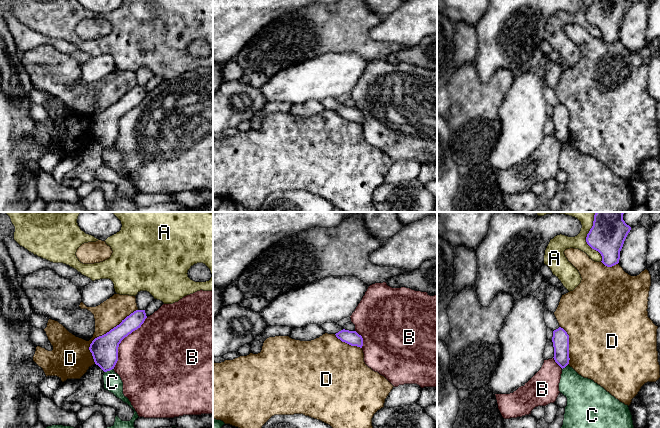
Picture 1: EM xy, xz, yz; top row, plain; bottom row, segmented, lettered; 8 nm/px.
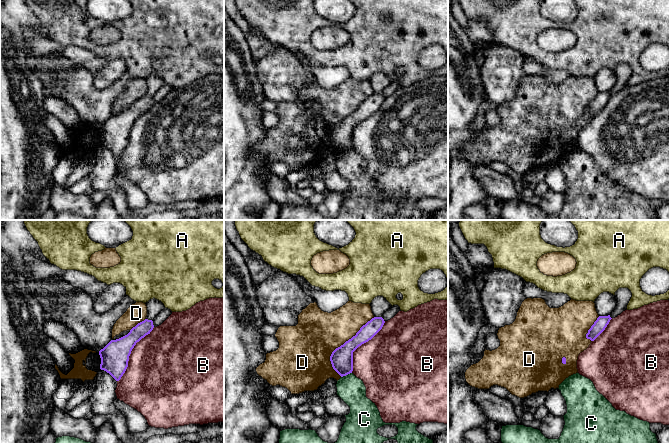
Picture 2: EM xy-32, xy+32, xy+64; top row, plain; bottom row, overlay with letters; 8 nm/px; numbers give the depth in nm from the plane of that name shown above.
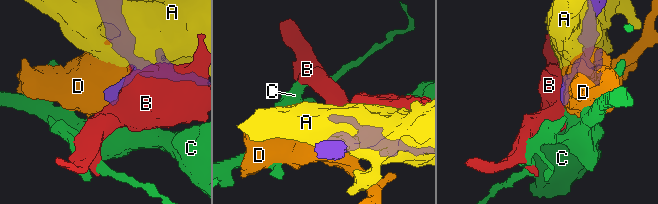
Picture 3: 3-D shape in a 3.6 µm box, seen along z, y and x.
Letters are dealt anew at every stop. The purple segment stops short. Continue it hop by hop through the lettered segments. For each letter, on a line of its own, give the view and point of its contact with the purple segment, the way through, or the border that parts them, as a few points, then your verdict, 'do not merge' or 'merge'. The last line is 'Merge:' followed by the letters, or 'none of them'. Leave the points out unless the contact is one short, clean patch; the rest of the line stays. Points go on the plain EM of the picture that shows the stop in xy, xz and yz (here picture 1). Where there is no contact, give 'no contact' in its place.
A: yz (588, 20) | do not merge
B: xy (121, 116) | do not merge
C: xy (108, 146) | along xy (113, 144), (104, 148) | do not merge
D: xy (104, 110) | do not merge
Merge: none of them

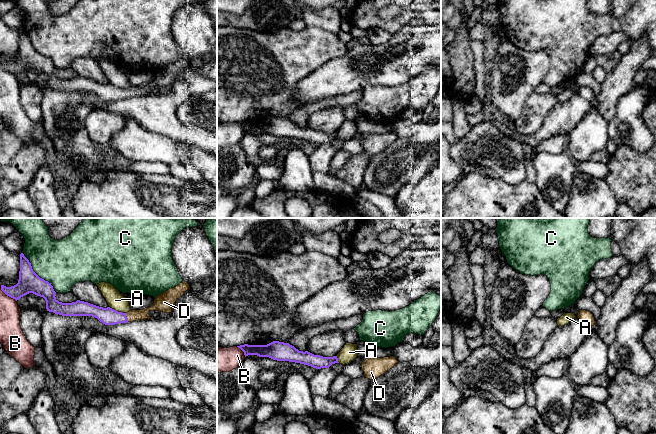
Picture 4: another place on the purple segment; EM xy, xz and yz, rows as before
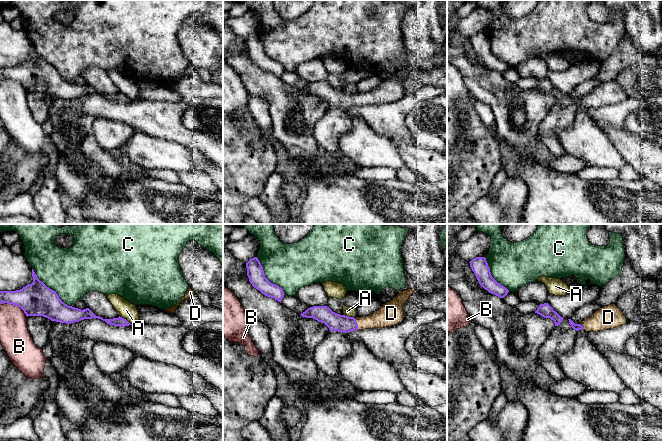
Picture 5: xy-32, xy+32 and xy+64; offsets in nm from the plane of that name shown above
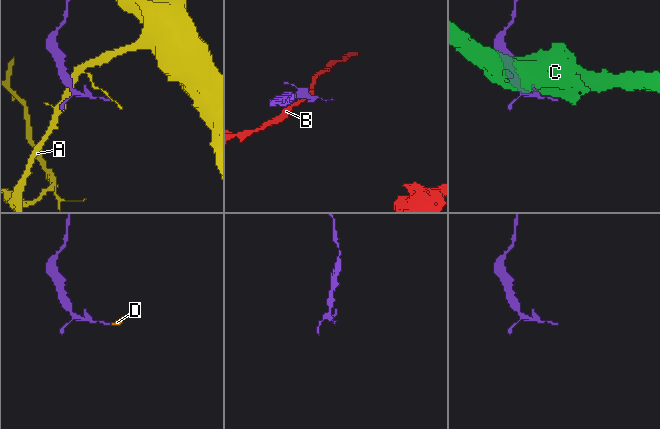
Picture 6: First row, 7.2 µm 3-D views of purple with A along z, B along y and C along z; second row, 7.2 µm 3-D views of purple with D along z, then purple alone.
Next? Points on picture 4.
A: xy (117, 87) | along xy (109, 82), (125, 89) | do not merge
B: xz (242, 126) | along xz (236, 122), (245, 132) | do not merge
C: xy (36, 50) | do not merge
D: xy (126, 93) | across xy (108, 92), (126, 93), (133, 91) | merge
Merge: D

